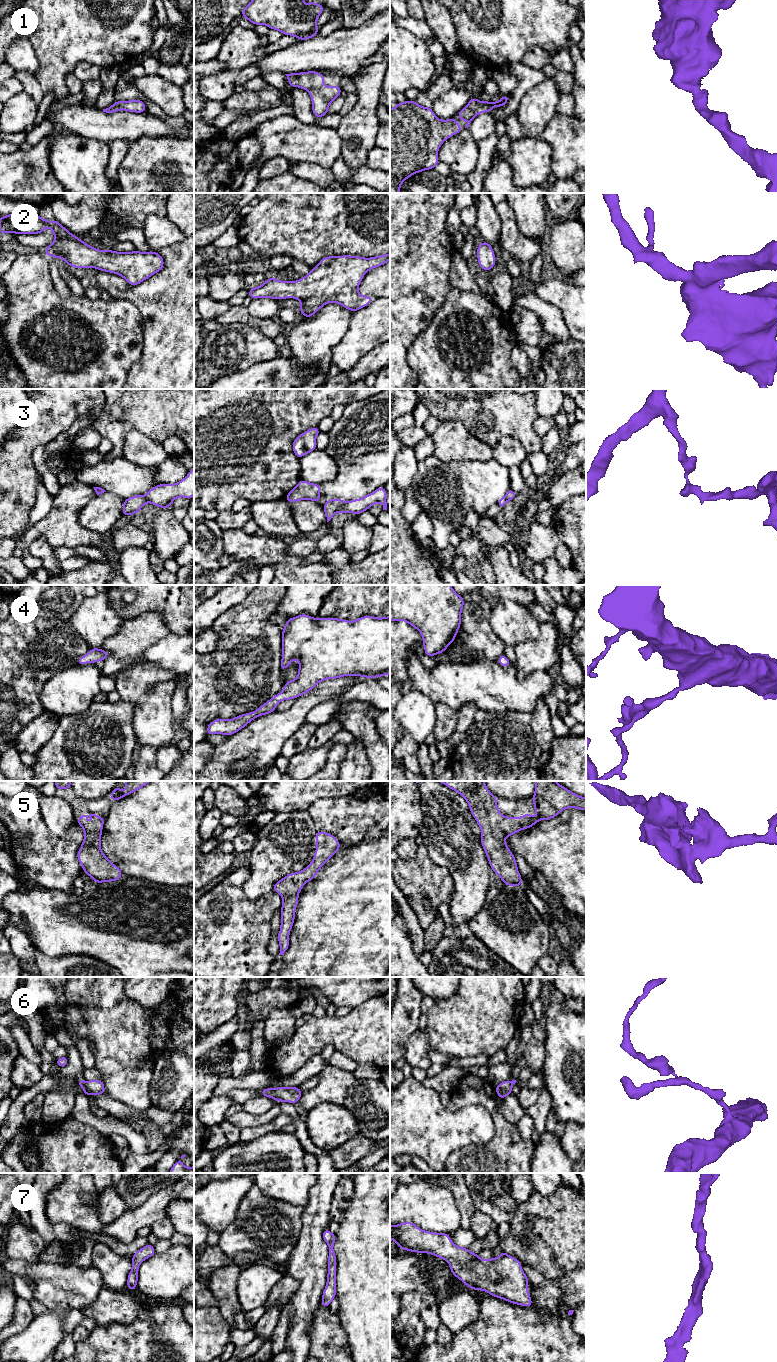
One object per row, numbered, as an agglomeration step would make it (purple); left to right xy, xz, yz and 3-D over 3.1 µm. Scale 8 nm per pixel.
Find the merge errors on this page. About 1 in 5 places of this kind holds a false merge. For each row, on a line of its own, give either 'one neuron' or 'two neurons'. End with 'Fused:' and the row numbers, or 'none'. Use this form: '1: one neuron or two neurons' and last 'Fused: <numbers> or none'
1: one neuron
2: one neuron
3: two neurons
4: one neuron
5: one neuron
6: two neurons
7: one neuron
Fused: 3, 6

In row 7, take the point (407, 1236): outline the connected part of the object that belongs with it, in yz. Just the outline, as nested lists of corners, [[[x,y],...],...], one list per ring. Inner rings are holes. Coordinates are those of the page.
[[[413,1222],[390,1225],[390,1239],[396,1242],[401,1251],[428,1253],[440,1259],[445,1259],[449,1263],[451,1273],[472,1290],[486,1291],[491,1296],[506,1300],[509,1303],[533,1307],[527,1289],[530,1280],[525,1275],[520,1261],[502,1250],[498,1258],[482,1260],[479,1254],[470,1252],[468,1248],[455,1245],[448,1233],[423,1231],[416,1227]]]

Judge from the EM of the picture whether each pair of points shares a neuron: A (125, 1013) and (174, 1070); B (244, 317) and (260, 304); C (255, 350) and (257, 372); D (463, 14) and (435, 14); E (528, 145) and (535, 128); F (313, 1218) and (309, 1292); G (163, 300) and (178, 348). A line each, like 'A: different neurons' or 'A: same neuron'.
A: different neurons
B: different neurons
C: different neurons
D: different neurons
E: different neurons
F: same neuron
G: same neuron

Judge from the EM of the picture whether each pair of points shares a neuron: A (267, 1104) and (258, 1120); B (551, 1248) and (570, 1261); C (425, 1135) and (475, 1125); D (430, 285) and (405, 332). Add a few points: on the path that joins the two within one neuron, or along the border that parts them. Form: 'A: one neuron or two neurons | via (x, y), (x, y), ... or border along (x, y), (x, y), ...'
A: two neurons | border along (278, 1103), (263, 1113), (249, 1114), (243, 1111)
B: one neuron | via (556, 1248), (565, 1256)
C: one neuron | via (437, 1132), (463, 1128)
D: one neuron | via (418, 297), (405, 310), (405, 320)

